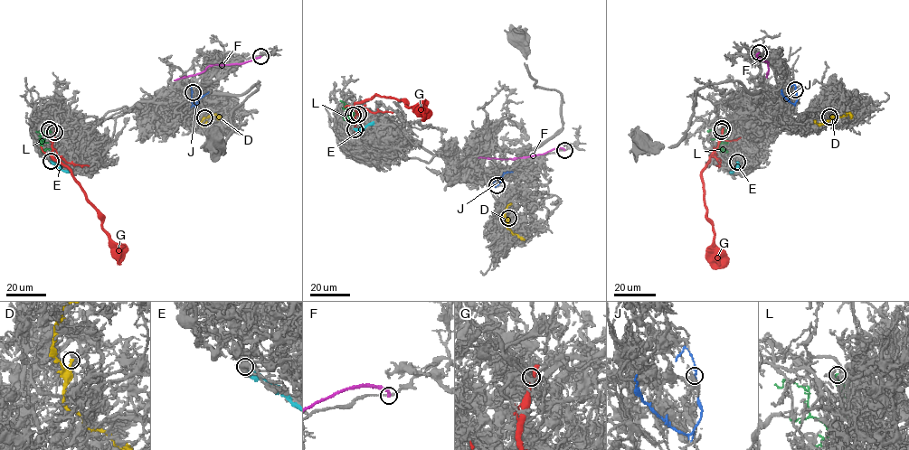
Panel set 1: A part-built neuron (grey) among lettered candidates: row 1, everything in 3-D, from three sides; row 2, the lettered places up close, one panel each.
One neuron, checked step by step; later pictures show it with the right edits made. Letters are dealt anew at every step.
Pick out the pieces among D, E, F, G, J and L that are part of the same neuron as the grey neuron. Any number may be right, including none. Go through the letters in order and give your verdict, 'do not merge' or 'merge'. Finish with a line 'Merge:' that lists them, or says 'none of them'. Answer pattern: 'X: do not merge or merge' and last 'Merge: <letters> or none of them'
D: do not merge
E: do not merge
F: do not merge
G: do not merge
J: do not merge
L: do not merge
Merge: none of them

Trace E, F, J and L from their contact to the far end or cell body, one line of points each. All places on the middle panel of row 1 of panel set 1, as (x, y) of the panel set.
E: (355, 129), (362, 129), (374, 122)
F: (564, 150), (555, 148), (543, 154), (512, 159), (478, 157)
J: (497, 185), (504, 173), (512, 172)
L: (353, 115), (344, 118), (346, 109), (340, 100)

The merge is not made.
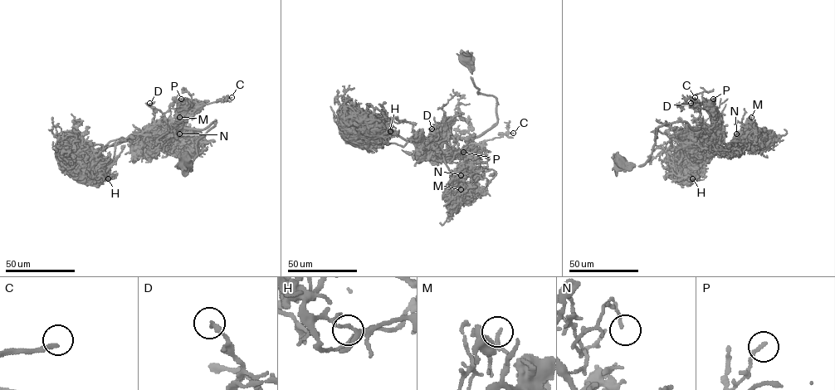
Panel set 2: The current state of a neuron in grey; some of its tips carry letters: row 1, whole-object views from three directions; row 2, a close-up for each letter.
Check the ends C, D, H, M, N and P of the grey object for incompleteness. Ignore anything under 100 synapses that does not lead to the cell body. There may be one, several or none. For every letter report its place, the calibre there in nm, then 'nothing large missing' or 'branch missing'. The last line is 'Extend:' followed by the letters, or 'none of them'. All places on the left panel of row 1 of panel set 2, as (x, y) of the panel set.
C: at (231, 97); 180 nm thick; branch missing
D: at (149, 103); 110 nm thick; nothing large missing
H: at (108, 178); 220 nm thick; nothing large missing
M: at (179, 117); 190 nm thick; nothing large missing
N: at (179, 134); 120 nm thick; nothing large missing
P: at (181, 99); 150 nm thick; nothing large missing
Extend: C

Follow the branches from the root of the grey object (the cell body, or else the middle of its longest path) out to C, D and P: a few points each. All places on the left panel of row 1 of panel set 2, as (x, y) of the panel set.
C: (183, 164), (190, 165), (197, 142), (215, 121), (202, 129), (173, 129), (174, 122), (198, 106), (231, 97)
D: (183, 164), (190, 165), (197, 142), (215, 121), (202, 129), (163, 133), (157, 128), (163, 113), (149, 103)
P: (183, 164), (190, 165), (197, 154), (197, 142), (215, 125), (215, 121), (202, 129), (172, 128), (181, 99)

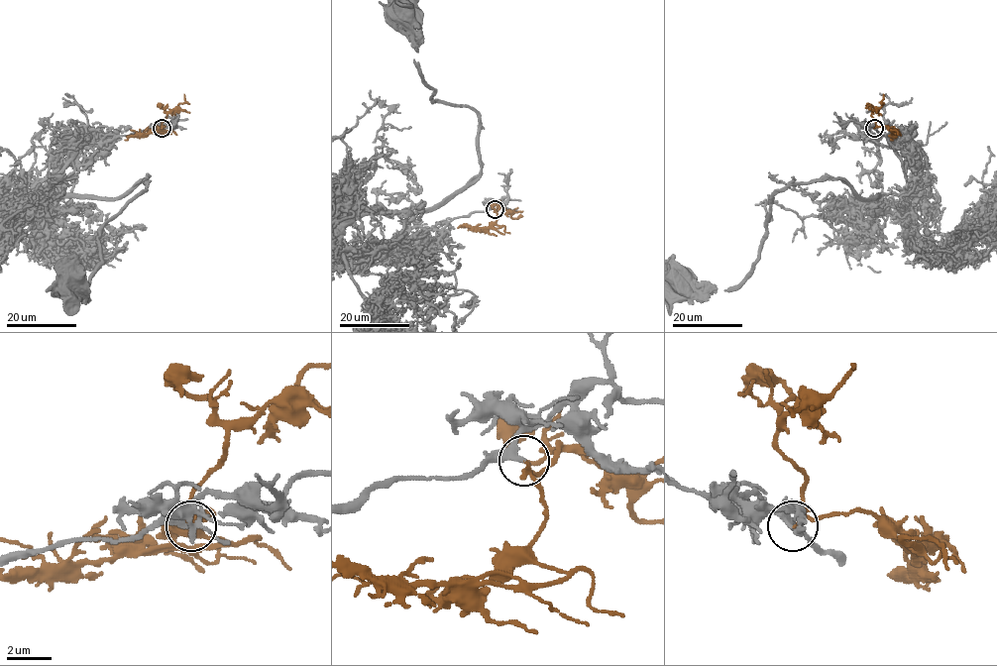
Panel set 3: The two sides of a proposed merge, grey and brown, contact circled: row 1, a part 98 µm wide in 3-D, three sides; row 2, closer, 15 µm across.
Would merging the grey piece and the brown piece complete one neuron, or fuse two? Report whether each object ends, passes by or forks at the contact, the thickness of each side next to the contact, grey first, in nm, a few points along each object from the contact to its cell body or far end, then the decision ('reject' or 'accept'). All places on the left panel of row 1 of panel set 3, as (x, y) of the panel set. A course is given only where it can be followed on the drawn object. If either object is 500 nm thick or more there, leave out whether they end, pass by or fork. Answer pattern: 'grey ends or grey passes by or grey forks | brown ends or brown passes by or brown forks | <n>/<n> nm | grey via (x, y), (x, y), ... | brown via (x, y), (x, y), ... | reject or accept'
grey passes by | brown passes by | 160/120 nm | grey via (162, 128), (91, 146), (38, 191), (121, 198), (148, 178), (100, 231), (98, 270), (84, 288), (65, 285) | brown via (162, 128), (164, 125), (124, 139) | accept

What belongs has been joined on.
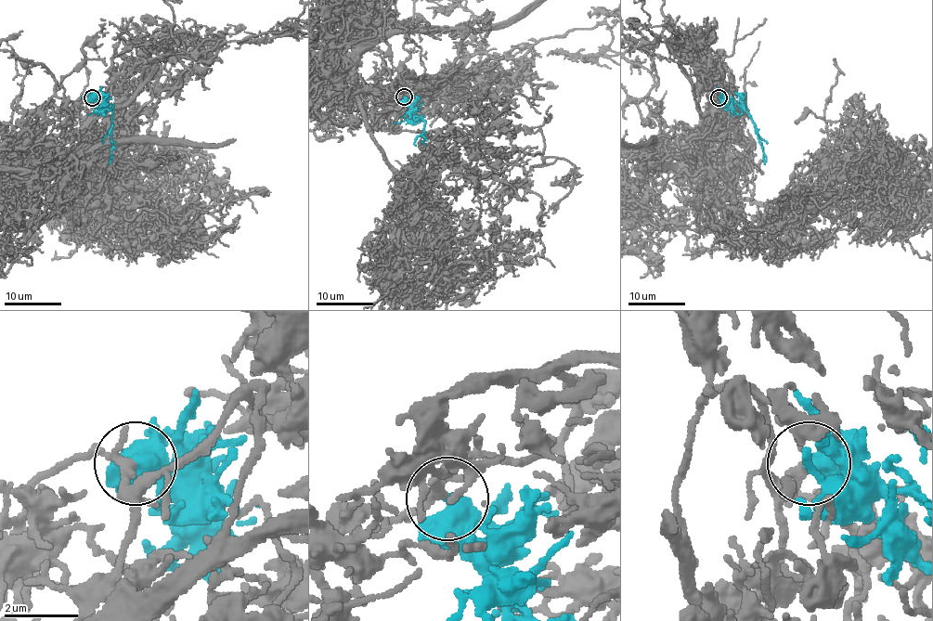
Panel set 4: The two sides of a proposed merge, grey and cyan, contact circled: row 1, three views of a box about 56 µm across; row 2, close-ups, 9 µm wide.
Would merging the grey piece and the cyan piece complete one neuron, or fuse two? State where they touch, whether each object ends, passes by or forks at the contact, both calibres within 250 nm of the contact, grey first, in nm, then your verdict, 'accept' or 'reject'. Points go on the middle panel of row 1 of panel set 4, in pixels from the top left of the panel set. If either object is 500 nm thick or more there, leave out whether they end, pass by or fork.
place (404, 97); calibres 200 and 650 nm; accept

